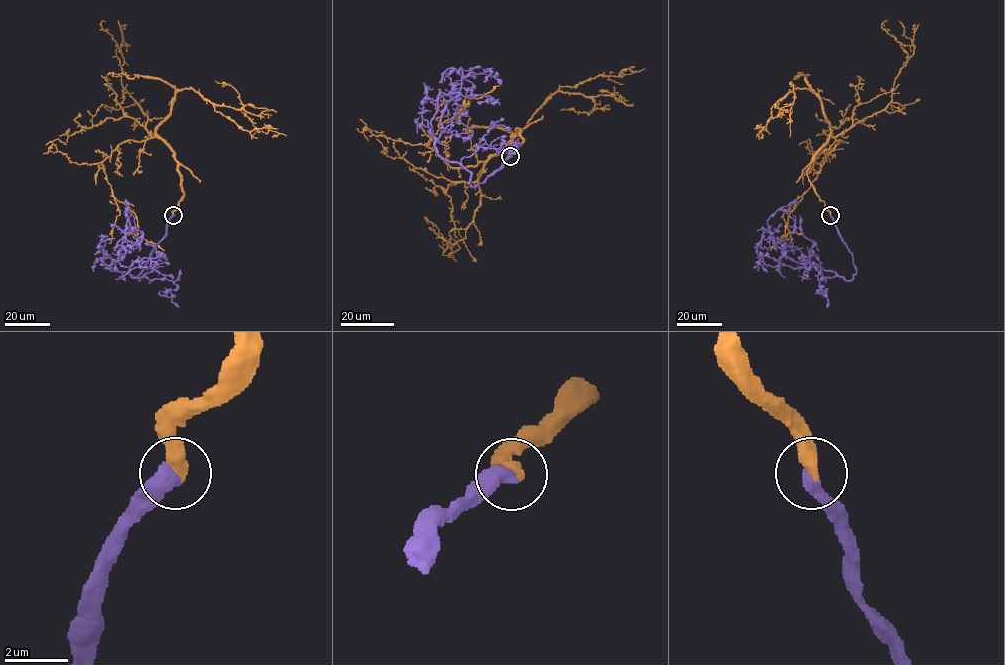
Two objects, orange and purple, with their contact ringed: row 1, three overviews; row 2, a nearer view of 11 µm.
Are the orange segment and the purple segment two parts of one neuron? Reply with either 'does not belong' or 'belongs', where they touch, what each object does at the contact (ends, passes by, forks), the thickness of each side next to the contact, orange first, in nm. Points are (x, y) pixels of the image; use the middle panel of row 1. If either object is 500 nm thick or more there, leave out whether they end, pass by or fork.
belongs; at (510, 156); orange ends there; purple ends there; 440 nm thick on the orange side, 480 nm on the other

